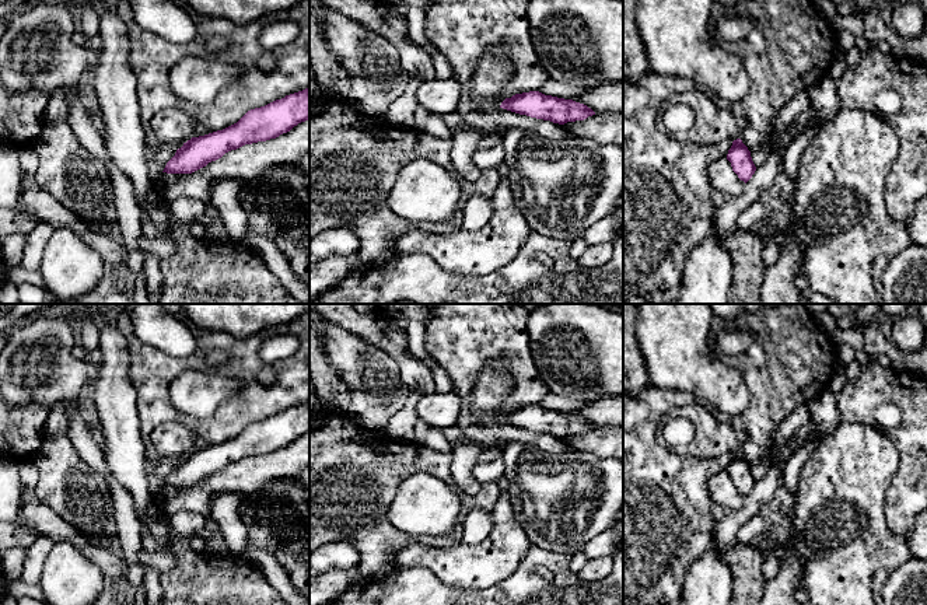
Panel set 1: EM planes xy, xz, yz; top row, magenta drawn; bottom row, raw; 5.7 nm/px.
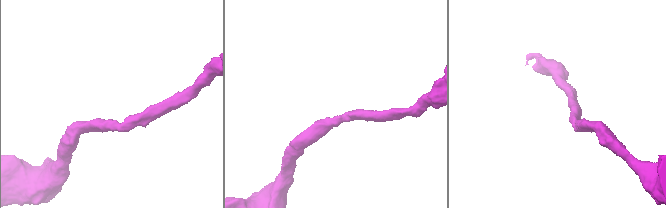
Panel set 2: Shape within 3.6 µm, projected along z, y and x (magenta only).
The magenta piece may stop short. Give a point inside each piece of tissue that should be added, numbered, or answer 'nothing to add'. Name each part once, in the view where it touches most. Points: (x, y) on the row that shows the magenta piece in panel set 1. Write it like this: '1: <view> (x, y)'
nothing to add

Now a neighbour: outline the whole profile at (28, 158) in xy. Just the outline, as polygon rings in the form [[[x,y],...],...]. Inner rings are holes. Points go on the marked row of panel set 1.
[[[21,148],[20,150],[20,168],[27,181],[31,181],[36,174],[39,167],[39,157],[32,148]]]

